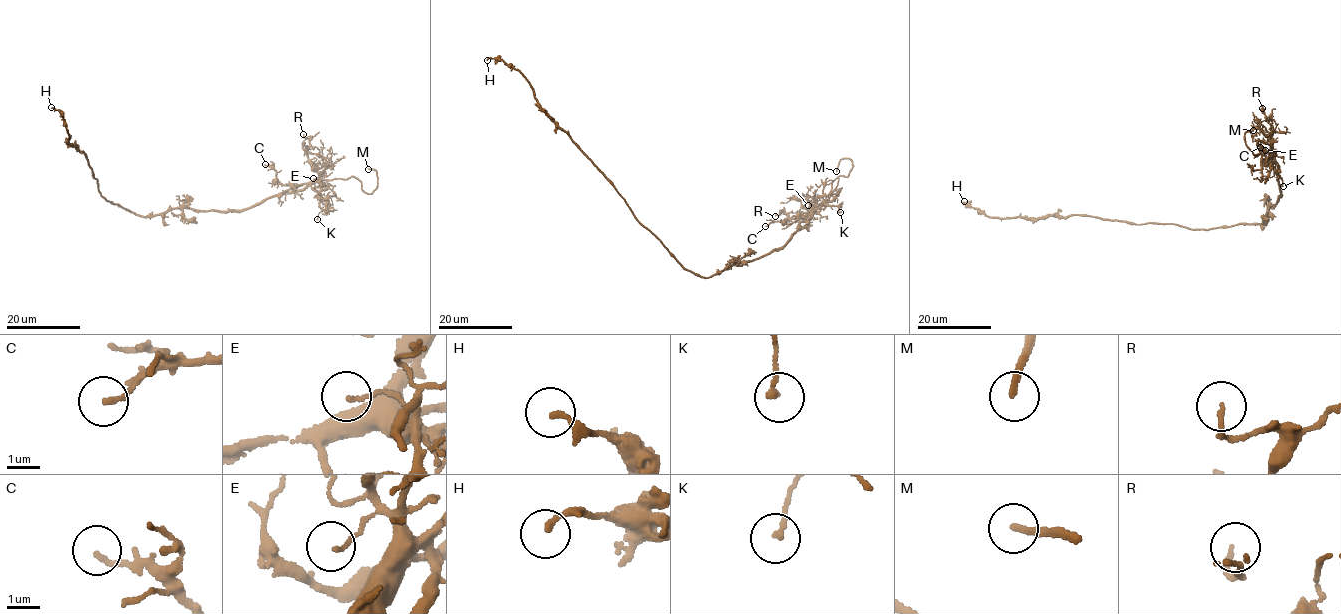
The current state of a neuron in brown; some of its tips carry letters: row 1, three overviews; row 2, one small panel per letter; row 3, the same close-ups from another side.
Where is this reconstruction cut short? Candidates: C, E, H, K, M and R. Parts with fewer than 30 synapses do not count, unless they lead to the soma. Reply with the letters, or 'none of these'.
M

